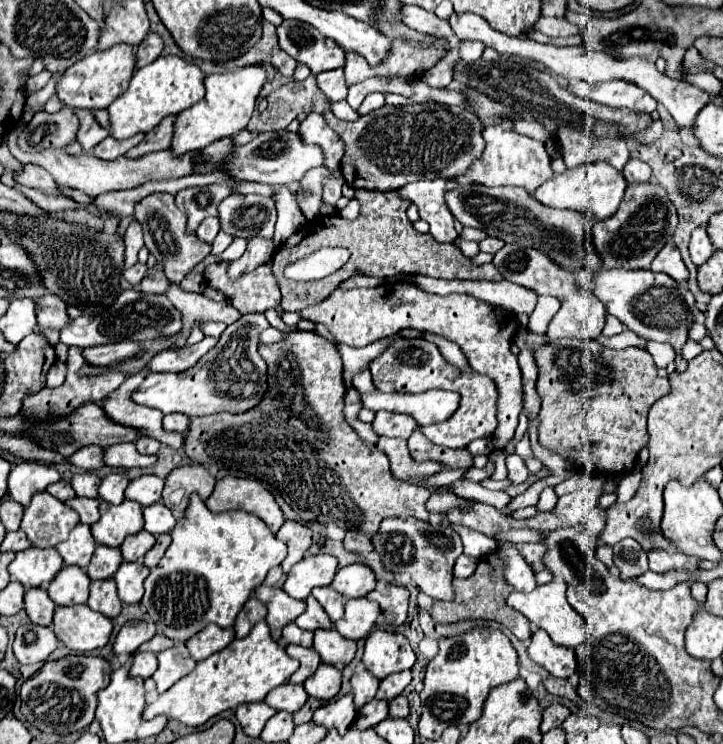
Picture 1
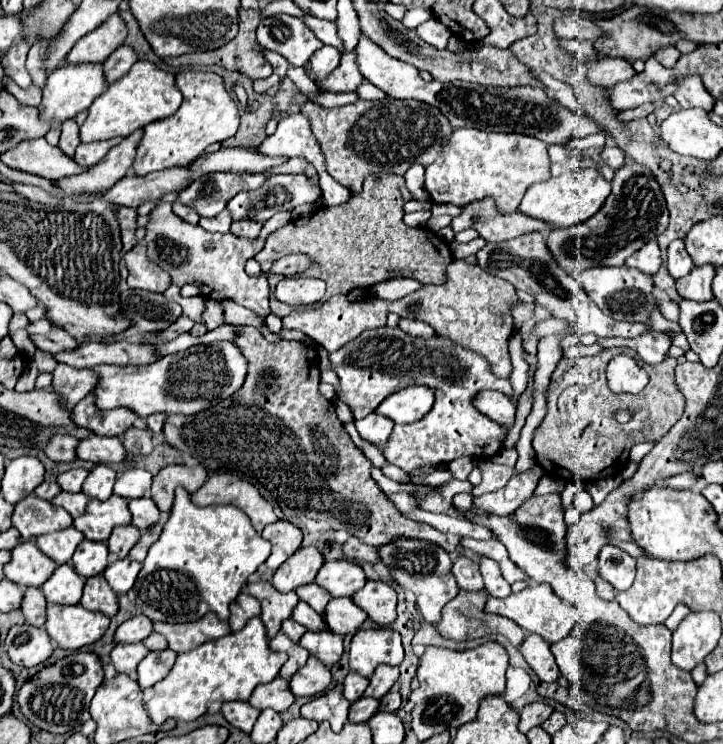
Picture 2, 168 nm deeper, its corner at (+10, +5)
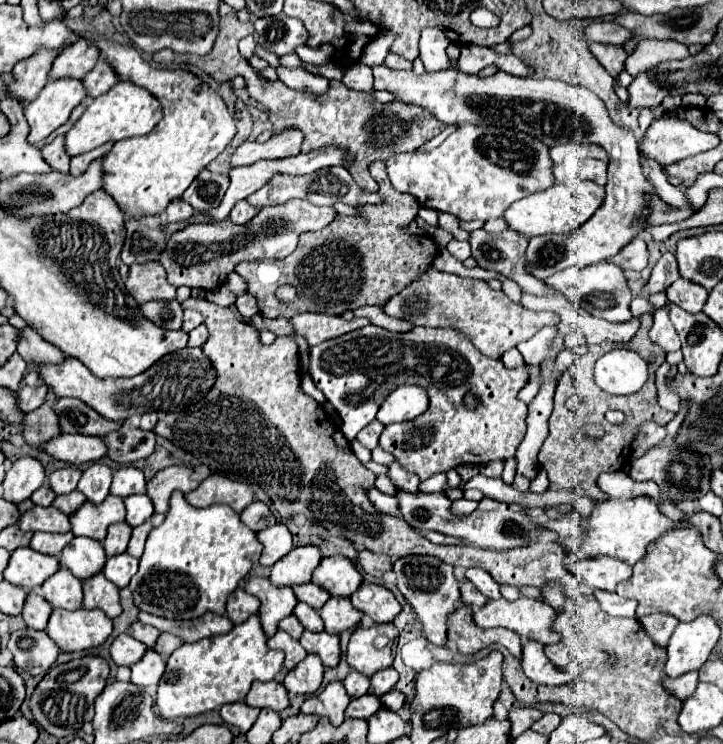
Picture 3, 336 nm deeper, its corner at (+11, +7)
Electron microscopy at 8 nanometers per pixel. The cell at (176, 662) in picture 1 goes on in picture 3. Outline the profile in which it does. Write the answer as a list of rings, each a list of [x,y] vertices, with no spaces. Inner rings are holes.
[[[148,650],[144,654],[144,658],[132,666],[132,684],[140,686],[140,688],[146,688],[150,684],[158,684],[164,670],[166,670],[164,658],[158,652]]]

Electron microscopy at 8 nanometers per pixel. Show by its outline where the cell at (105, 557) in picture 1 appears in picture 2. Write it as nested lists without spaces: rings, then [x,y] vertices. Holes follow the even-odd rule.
[[[83,540],[77,546],[77,550],[71,558],[71,564],[79,576],[91,578],[91,576],[101,574],[107,568],[107,556],[109,556],[109,550],[107,550],[105,542]]]

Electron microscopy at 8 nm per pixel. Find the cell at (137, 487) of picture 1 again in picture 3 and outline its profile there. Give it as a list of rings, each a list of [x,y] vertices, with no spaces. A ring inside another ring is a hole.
[[[124,466],[114,472],[110,494],[125,498],[141,492],[146,492],[146,478],[144,478],[142,470],[134,468],[134,466]]]

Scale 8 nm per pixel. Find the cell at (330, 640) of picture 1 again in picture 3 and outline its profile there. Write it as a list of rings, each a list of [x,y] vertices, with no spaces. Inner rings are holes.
[[[306,630],[300,638],[300,644],[310,654],[318,654],[326,668],[332,668],[340,662],[340,636],[328,632],[310,632]]]

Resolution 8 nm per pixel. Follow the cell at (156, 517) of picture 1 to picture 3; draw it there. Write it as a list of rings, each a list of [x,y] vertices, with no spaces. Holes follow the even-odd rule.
[[[134,494],[134,496],[126,496],[124,498],[124,504],[126,504],[126,522],[130,526],[140,526],[144,524],[146,520],[150,520],[150,516],[154,514],[154,508],[152,508],[152,502],[146,494]]]

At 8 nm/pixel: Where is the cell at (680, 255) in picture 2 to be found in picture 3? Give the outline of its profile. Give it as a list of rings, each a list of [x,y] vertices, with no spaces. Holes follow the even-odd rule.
[[[666,252],[658,264],[654,266],[652,270],[652,276],[646,284],[646,292],[648,294],[656,294],[656,292],[664,292],[674,280],[680,278],[680,272],[678,272],[678,260],[674,256],[674,252]]]

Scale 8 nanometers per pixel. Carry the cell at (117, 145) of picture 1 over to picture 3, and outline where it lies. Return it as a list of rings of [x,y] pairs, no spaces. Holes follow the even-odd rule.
[[[102,144],[100,148],[94,148],[92,152],[84,152],[84,154],[74,156],[72,162],[70,162],[70,174],[72,174],[72,176],[80,176],[80,174],[88,168],[88,164],[90,164],[92,160],[104,156],[112,146],[114,146],[114,144]]]

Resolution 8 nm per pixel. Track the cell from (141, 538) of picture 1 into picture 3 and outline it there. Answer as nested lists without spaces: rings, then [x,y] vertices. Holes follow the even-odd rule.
[[[118,522],[118,524],[112,524],[108,528],[108,536],[104,538],[104,550],[108,556],[116,556],[116,554],[122,554],[126,552],[128,548],[128,542],[130,542],[130,536],[132,536],[132,528],[126,524],[126,522]]]

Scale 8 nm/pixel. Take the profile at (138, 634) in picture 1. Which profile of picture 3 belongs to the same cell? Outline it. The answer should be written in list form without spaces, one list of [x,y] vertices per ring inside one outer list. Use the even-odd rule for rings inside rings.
[[[134,622],[132,626],[130,626],[130,630],[128,630],[136,640],[140,640],[140,642],[144,642],[148,648],[152,648],[154,646],[154,642],[156,642],[156,638],[158,638],[158,630],[156,628],[152,628],[152,626],[146,626],[146,624],[142,624],[142,622]]]

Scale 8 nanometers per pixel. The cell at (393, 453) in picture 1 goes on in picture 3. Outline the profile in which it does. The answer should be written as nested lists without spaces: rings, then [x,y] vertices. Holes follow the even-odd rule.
[[[364,326],[360,330],[348,332],[340,338],[326,340],[310,350],[310,376],[314,384],[326,394],[328,402],[336,408],[342,418],[342,432],[348,440],[374,418],[380,400],[388,392],[396,390],[400,384],[418,384],[424,386],[432,406],[430,412],[422,414],[418,420],[404,424],[388,424],[380,436],[380,446],[390,452],[396,462],[410,474],[416,474],[420,480],[430,478],[436,472],[448,472],[460,464],[488,464],[492,460],[508,460],[516,454],[518,444],[526,432],[526,404],[518,398],[518,392],[526,384],[528,376],[524,366],[510,370],[500,360],[492,360],[476,350],[468,338],[458,336],[454,328],[414,328],[404,334],[384,330],[380,326]],[[466,392],[474,392],[482,404],[480,408],[466,408],[462,398]]]

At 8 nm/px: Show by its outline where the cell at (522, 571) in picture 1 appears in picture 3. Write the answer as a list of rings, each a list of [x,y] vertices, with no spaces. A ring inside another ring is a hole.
[[[468,568],[466,572],[464,572],[464,576],[468,578],[468,580],[472,580],[474,582],[474,586],[488,598],[488,596],[492,596],[492,598],[500,598],[502,594],[500,594],[500,584],[484,570],[484,568]]]

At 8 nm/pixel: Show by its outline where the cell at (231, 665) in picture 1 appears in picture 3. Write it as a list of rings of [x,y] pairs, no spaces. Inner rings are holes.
[[[250,616],[244,624],[234,626],[228,634],[202,638],[194,644],[182,644],[166,662],[166,672],[158,684],[156,706],[162,718],[172,720],[178,716],[196,716],[216,706],[242,702],[254,680],[268,682],[280,672],[284,652],[266,646],[266,634],[258,616]]]

